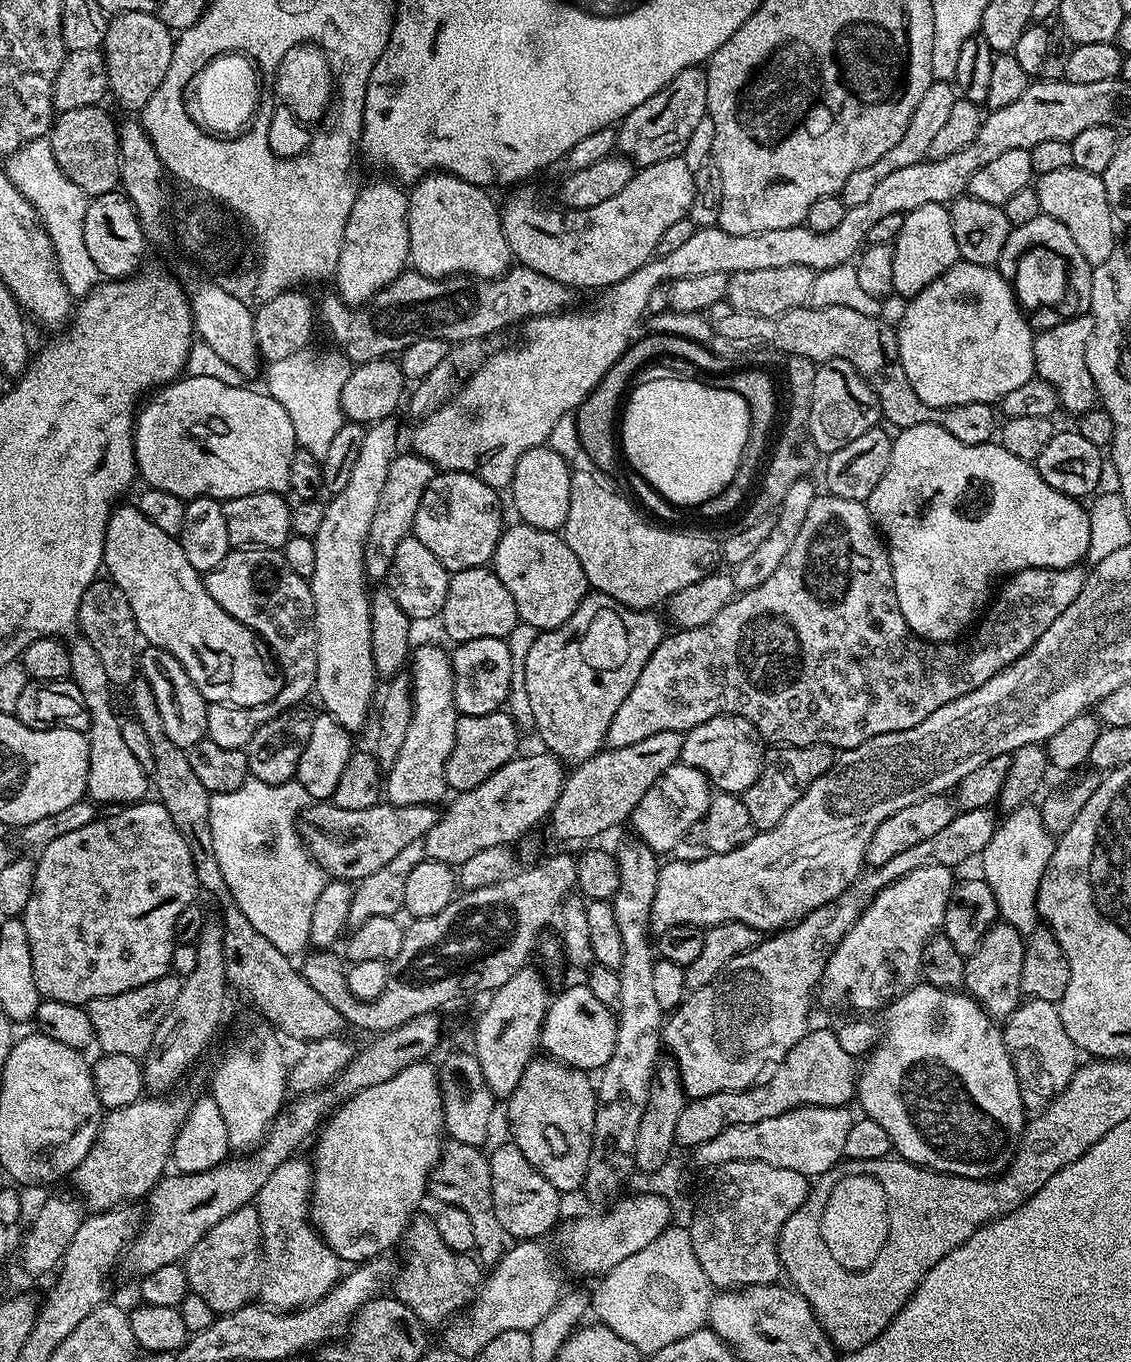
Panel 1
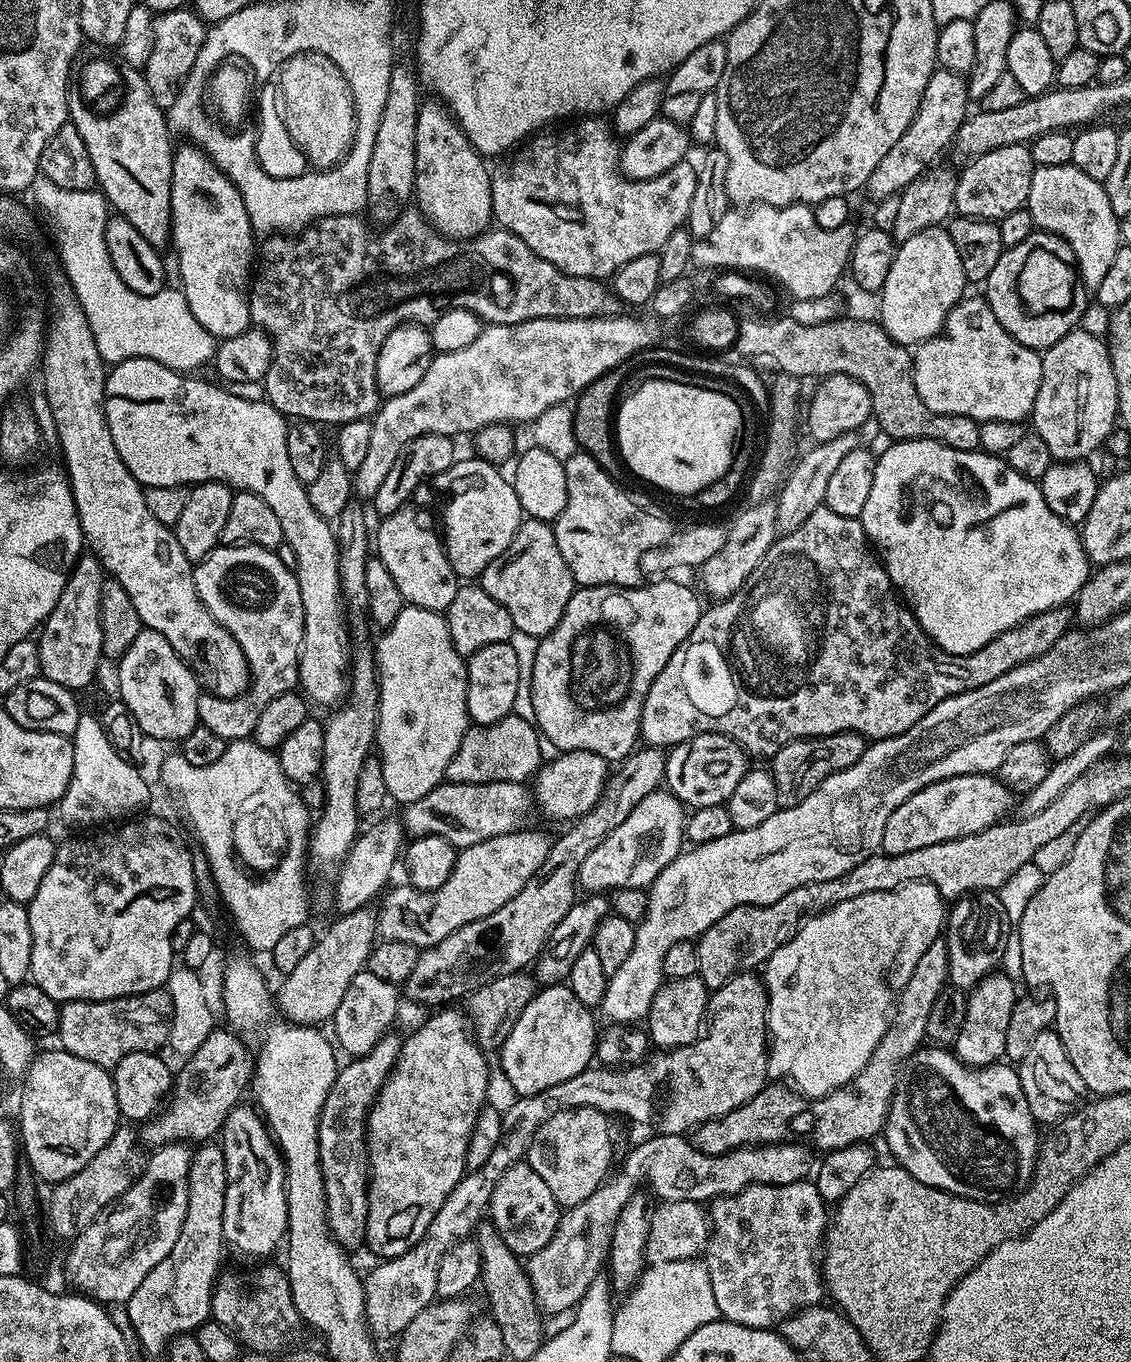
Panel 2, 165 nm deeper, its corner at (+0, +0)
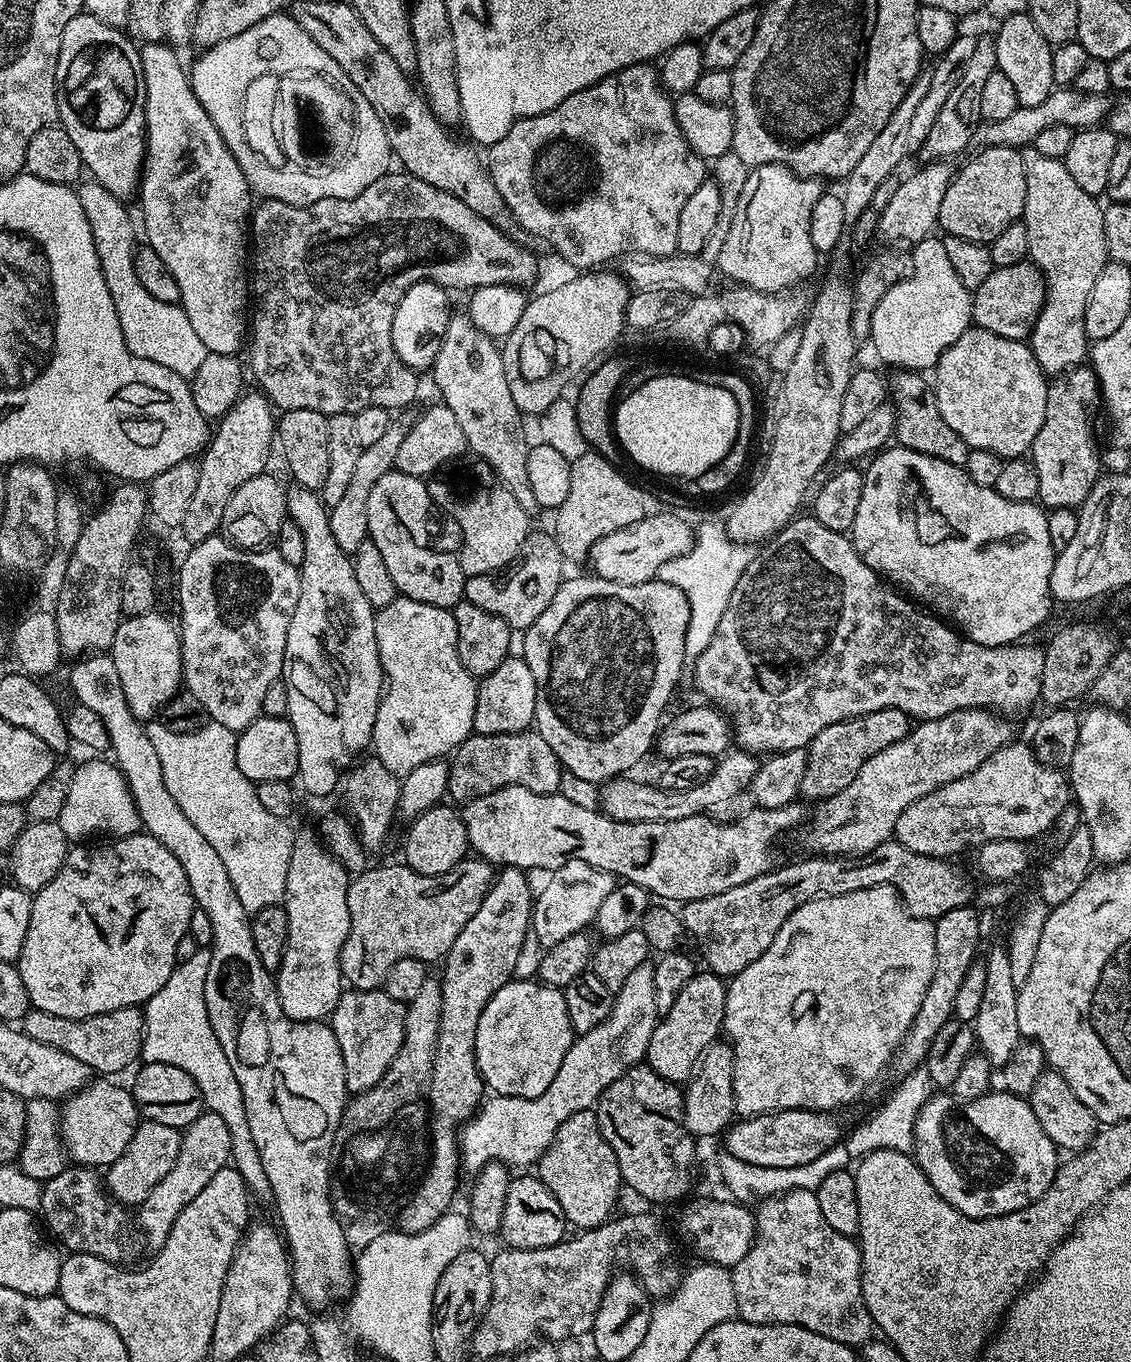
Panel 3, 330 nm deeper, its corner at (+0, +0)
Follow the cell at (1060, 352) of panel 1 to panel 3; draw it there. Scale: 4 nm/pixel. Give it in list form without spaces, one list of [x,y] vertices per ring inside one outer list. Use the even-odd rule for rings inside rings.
[[[1091,366],[1070,368],[1048,385],[1046,418],[1030,449],[1032,465],[1038,470],[1038,500],[1045,509],[1079,509],[1102,475],[1092,441],[1092,407],[1100,395],[1100,379]]]

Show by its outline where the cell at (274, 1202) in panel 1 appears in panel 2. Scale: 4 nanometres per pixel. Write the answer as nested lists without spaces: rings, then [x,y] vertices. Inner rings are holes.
[[[384,1035],[376,1043],[370,1054],[349,1059],[348,1065],[341,1067],[334,1078],[334,1086],[330,1086],[330,1094],[326,1094],[326,1102],[322,1106],[322,1114],[318,1122],[318,1154],[320,1169],[324,1175],[326,1190],[326,1206],[328,1207],[328,1225],[332,1234],[345,1250],[353,1250],[365,1243],[366,1222],[368,1221],[368,1182],[370,1169],[368,1166],[368,1115],[376,1095],[388,1081],[388,1075],[394,1070],[400,1054],[402,1040],[398,1035]]]

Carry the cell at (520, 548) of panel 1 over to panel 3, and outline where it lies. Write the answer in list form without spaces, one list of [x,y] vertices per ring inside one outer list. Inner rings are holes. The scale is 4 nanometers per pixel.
[[[536,530],[529,531],[526,542],[522,542],[518,560],[499,572],[467,577],[464,599],[474,606],[482,606],[482,610],[490,610],[490,614],[502,618],[514,630],[526,630],[550,606],[554,594],[558,594],[558,586],[566,576],[566,564],[555,535],[547,536]]]

